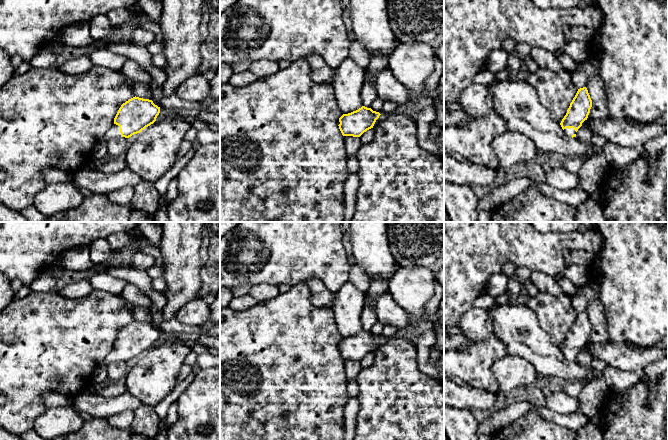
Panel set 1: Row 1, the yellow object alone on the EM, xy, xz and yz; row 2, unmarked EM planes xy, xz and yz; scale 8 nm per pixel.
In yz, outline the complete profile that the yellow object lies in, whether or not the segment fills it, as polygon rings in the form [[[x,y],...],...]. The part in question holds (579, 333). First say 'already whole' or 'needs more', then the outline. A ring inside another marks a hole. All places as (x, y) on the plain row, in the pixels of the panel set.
needs more; [[[586,311],[578,313],[573,322],[566,339],[560,349],[567,361],[576,361],[578,353],[587,344],[592,331],[592,324]]]

